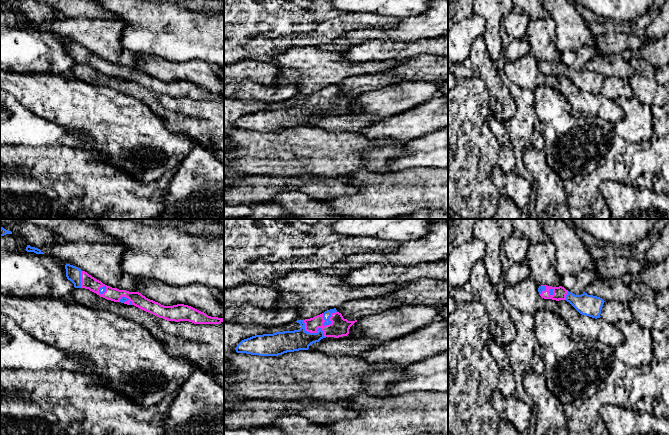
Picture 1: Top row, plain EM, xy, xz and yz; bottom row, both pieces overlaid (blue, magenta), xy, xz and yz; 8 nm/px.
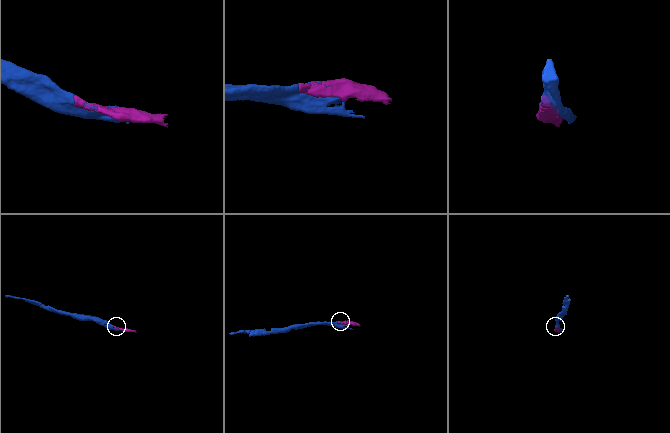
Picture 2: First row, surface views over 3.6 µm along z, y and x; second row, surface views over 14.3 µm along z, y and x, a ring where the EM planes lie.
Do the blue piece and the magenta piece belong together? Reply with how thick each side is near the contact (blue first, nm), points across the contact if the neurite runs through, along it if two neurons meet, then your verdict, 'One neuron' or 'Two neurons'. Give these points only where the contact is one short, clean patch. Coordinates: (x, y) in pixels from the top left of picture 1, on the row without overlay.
Thickness 180 nm (blue) against 150 nm. One neuron

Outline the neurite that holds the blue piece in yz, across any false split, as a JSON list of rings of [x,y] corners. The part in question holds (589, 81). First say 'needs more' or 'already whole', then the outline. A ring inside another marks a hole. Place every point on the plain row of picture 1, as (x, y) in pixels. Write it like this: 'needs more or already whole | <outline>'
needs more | [[[541,61],[538,64],[538,68],[544,75],[566,76],[582,91],[595,95],[601,93],[601,85],[605,77],[600,73],[588,71],[585,68],[581,71],[575,71],[562,62]]]

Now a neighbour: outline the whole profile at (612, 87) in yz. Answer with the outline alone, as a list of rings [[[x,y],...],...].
[[[614,75],[604,78],[600,92],[615,102],[617,102],[621,96],[625,95],[622,80]]]

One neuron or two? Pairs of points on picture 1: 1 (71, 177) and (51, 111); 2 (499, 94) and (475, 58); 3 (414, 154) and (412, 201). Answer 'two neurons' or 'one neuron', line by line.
1: two neurons
2: one neuron
3: two neurons

